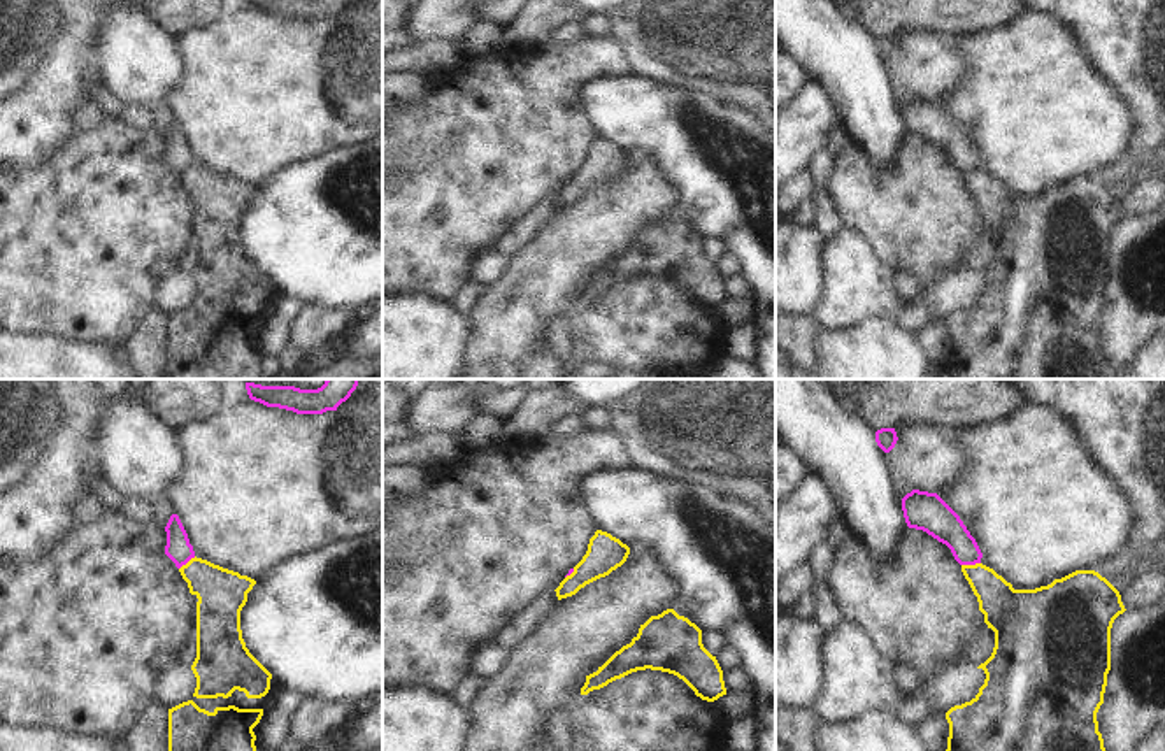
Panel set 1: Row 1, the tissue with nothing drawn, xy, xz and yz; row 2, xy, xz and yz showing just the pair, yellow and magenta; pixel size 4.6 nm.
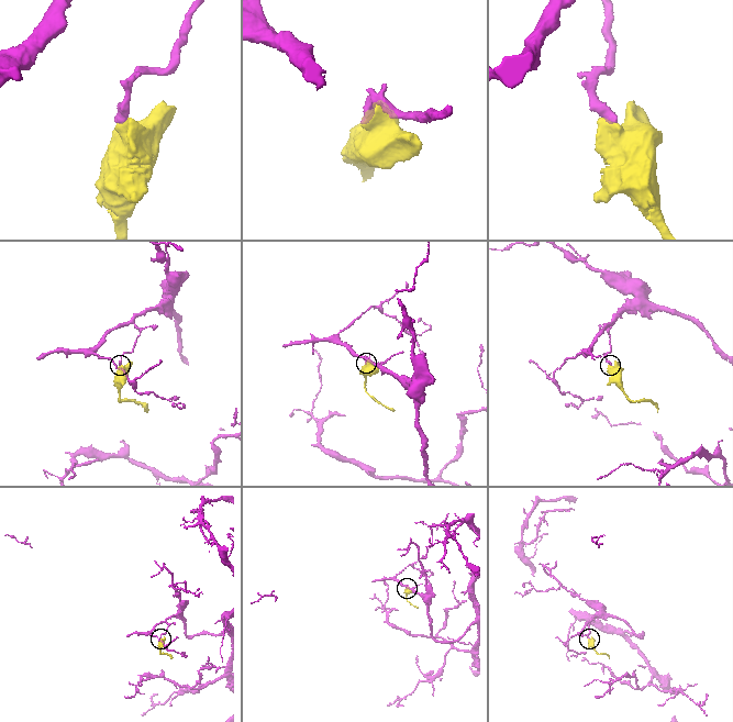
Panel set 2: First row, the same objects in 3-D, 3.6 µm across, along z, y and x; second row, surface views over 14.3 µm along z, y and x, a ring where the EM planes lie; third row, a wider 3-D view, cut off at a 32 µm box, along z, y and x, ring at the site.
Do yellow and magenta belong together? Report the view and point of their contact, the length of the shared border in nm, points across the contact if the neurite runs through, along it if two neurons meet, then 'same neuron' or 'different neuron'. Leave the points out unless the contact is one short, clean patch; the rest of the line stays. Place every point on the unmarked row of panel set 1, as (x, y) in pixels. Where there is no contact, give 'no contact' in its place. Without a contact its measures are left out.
yz (971, 172) | 90 nm | along yz (979, 169), (962, 172) | different neuron

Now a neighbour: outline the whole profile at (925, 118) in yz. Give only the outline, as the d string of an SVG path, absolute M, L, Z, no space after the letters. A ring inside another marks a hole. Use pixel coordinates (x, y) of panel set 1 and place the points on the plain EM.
M912 97L902 105L909 135L923 137L946 151L960 172L981 170L983 160L960 123L937 102Z

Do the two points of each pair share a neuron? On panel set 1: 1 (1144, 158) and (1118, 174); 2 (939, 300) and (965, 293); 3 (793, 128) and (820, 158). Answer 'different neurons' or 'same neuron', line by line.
1: same neuron
2: same neuron
3: different neurons

